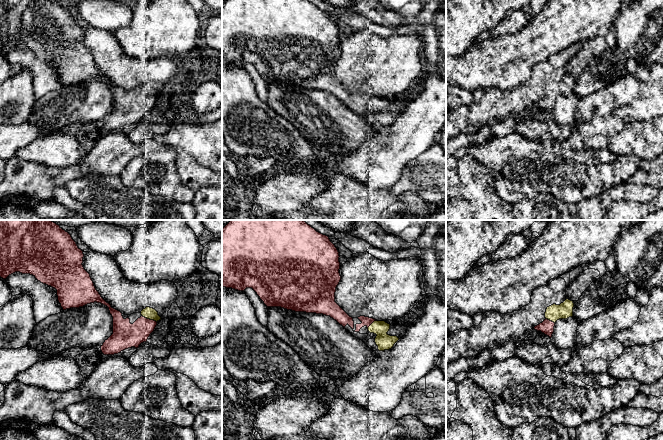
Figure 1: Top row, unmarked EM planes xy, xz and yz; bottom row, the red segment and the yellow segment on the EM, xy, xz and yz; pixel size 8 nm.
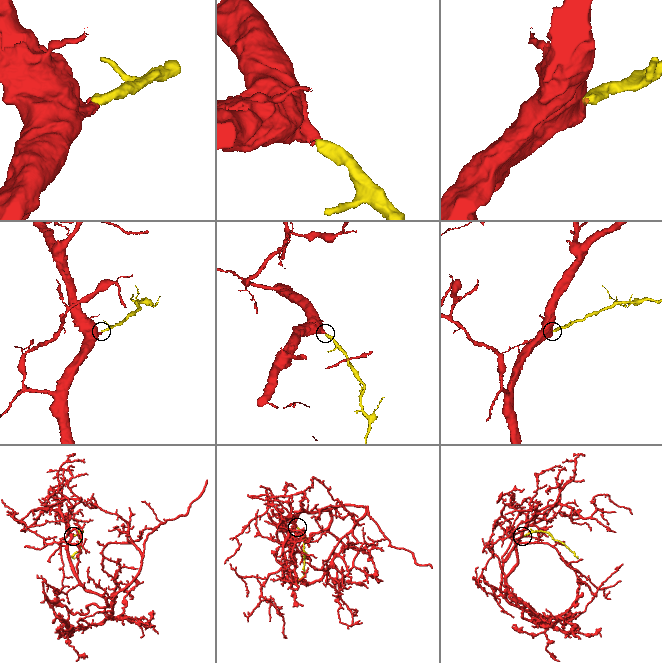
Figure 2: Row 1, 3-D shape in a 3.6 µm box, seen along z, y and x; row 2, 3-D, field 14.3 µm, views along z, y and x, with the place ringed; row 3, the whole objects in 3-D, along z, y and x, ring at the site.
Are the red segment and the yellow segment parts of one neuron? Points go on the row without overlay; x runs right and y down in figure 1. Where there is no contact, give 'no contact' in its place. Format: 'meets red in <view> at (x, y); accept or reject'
meets red in xy at (149, 95); accept

